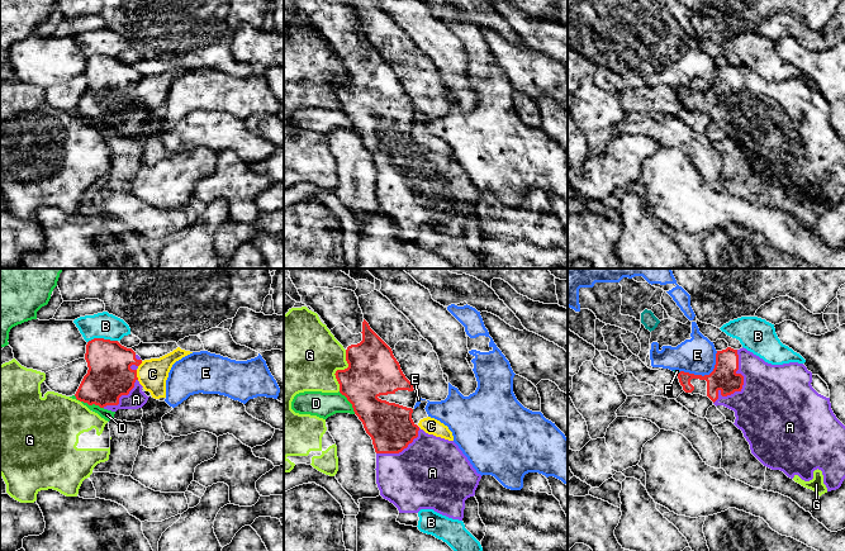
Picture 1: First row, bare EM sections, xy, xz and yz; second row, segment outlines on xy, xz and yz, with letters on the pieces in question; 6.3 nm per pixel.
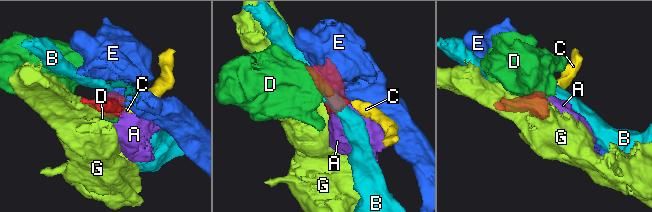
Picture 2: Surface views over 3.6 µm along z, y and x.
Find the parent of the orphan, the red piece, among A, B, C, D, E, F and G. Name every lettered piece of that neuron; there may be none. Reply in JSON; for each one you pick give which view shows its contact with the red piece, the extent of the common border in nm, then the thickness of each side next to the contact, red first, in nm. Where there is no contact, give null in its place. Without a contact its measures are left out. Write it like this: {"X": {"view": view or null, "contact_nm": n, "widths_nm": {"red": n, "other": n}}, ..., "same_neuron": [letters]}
{"A": {"view": "yz", "contact_nm": 380, "widths_nm": {"red": 170, "other": 480}}, "same_neuron": ["A"]}

